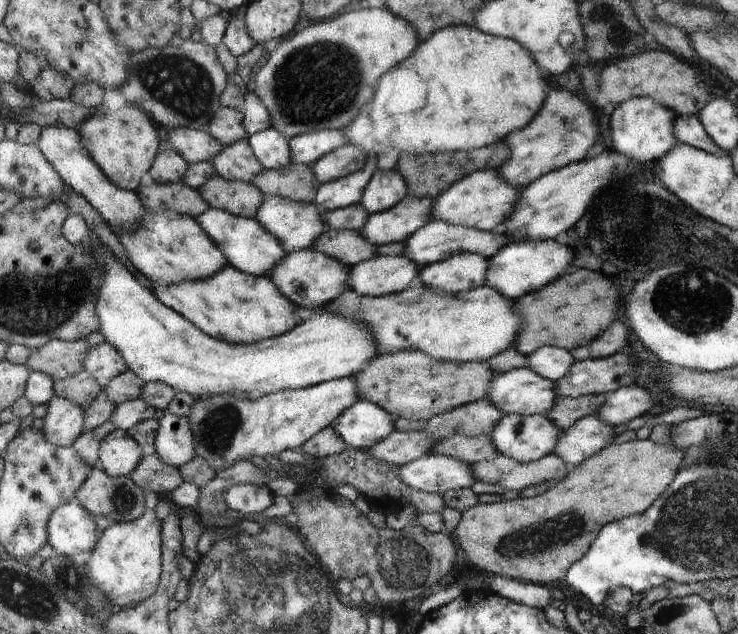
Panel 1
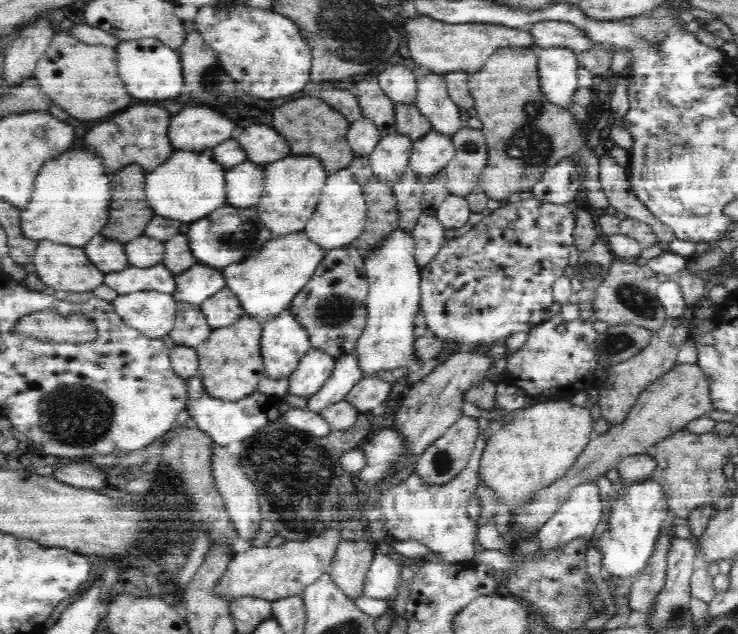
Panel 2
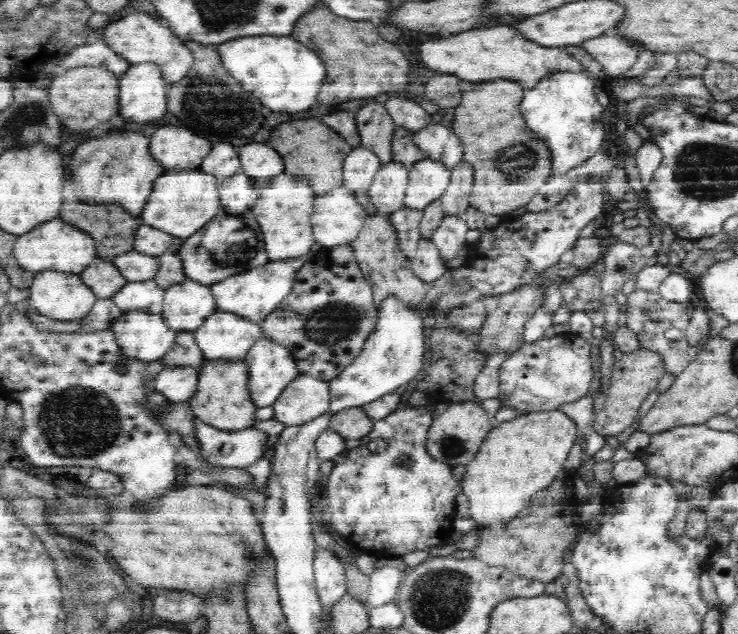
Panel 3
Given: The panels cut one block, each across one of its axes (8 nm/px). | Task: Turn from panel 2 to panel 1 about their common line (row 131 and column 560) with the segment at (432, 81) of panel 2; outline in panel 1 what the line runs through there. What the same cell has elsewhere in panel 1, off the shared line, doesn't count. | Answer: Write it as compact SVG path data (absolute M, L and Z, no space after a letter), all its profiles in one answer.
M596 415L583 417L562 432L552 453L565 464L576 467L610 444L611 438L616 436L613 428L603 424Z

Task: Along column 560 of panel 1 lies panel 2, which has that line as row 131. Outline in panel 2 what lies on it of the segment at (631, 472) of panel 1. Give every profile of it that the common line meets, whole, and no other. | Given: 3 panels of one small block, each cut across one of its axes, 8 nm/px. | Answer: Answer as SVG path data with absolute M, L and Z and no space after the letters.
M520 47L497 50L478 73L472 73L468 89L475 100L488 151L478 185L490 199L505 202L514 193L531 190L548 168L578 152L577 167L582 175L582 190L586 192L589 208L610 211L610 202L599 180L599 159L580 136L581 124L576 121L576 114L556 107L540 89L538 51L537 48Z

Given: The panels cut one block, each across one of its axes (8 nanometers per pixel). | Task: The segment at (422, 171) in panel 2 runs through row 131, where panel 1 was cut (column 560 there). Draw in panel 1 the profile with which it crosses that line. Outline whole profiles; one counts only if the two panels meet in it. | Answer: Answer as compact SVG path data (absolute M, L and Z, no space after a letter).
M502 415L490 438L499 455L530 463L551 455L560 435L544 415Z

